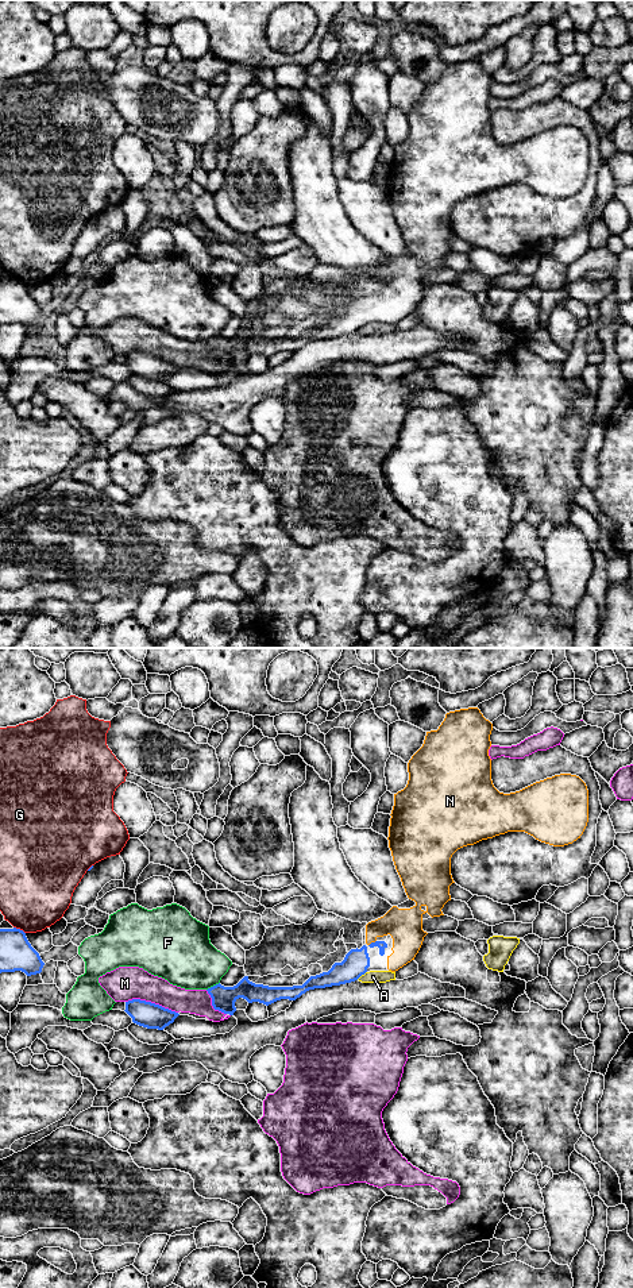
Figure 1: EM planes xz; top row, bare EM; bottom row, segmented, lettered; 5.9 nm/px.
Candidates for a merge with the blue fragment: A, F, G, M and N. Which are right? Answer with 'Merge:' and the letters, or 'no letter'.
Merge: N

